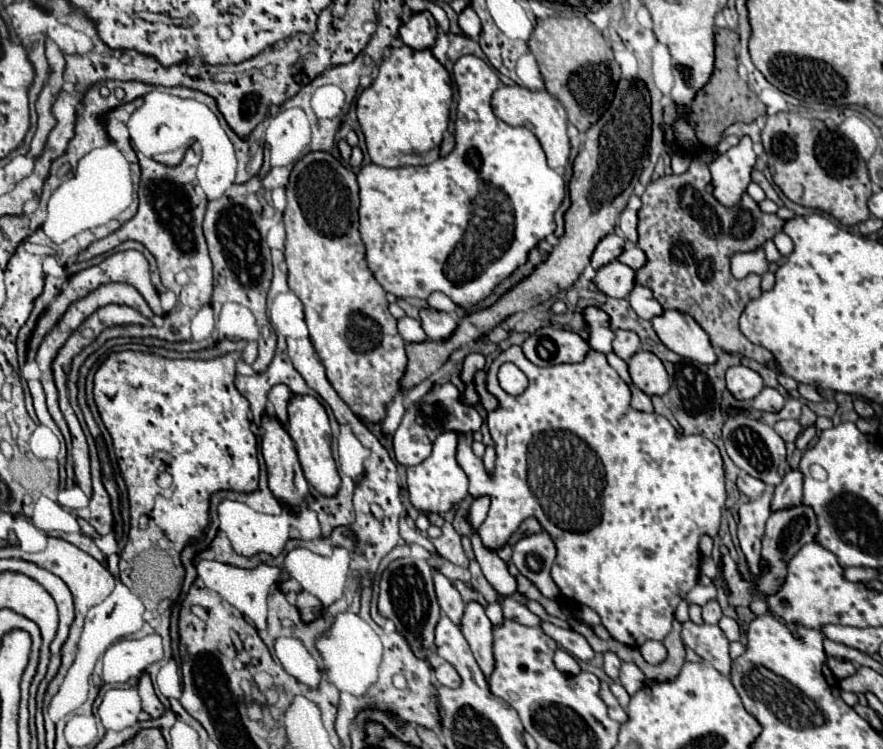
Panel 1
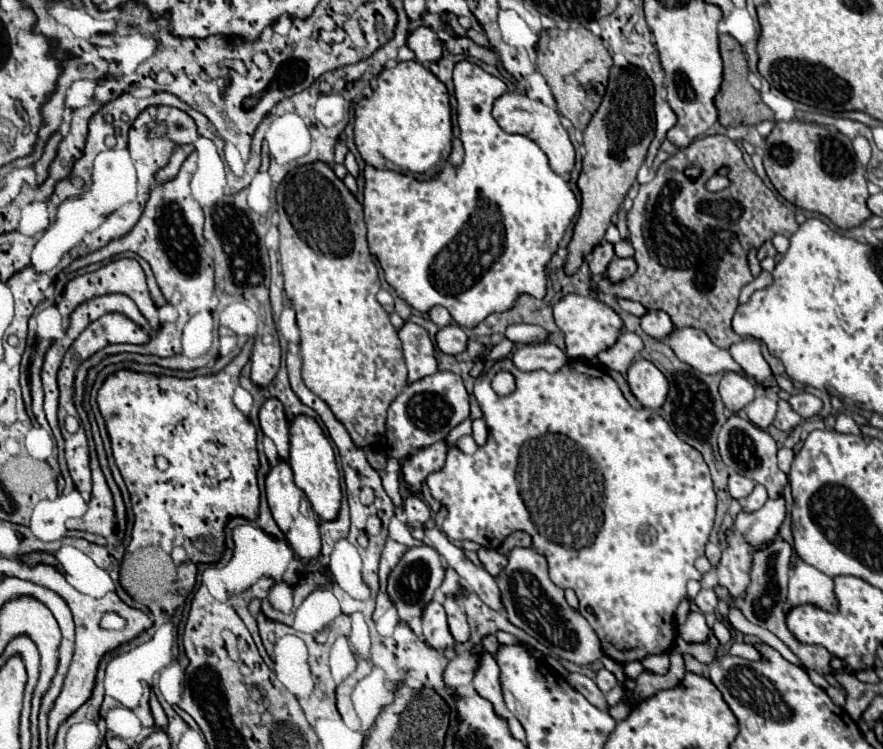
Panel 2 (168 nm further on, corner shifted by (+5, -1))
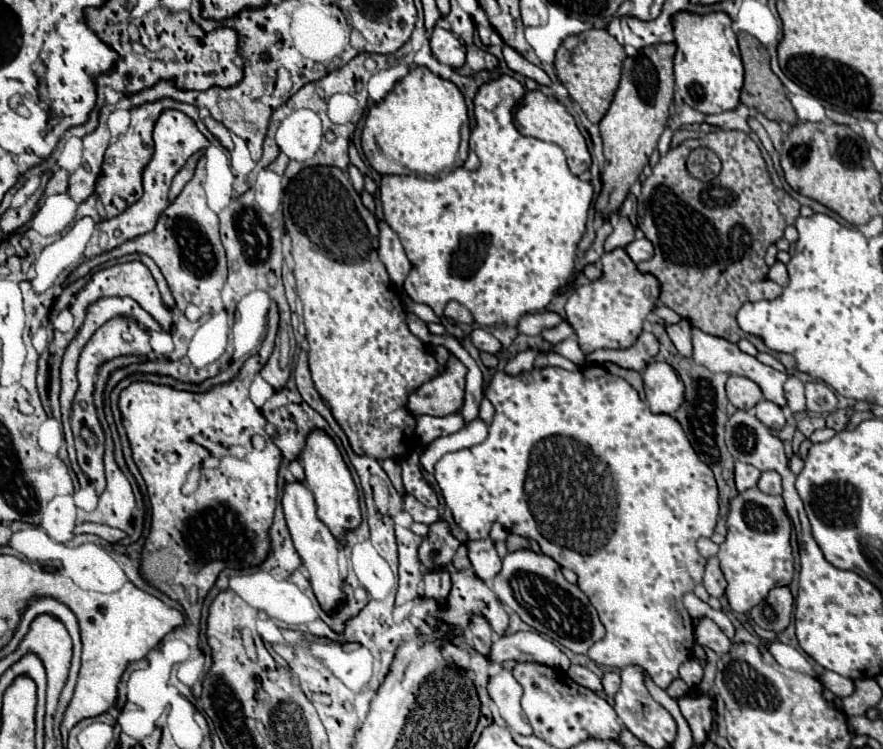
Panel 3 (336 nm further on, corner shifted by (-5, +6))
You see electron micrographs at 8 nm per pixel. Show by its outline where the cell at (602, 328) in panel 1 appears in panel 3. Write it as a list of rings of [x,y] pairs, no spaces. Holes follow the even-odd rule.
[[[614,249],[602,255],[602,277],[596,279],[591,285],[583,285],[572,292],[566,301],[566,321],[572,325],[574,333],[578,335],[580,349],[584,353],[592,353],[598,349],[626,349],[642,331],[642,323],[646,315],[654,309],[654,301],[658,299],[658,281],[650,275],[638,273],[634,261],[626,255],[624,249]]]

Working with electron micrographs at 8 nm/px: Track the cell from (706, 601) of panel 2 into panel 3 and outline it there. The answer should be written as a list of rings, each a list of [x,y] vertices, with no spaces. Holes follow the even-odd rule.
[[[712,557],[708,559],[706,563],[706,573],[704,573],[704,581],[702,585],[706,587],[706,591],[712,595],[712,597],[722,597],[724,591],[726,591],[726,579],[718,567],[718,557]]]

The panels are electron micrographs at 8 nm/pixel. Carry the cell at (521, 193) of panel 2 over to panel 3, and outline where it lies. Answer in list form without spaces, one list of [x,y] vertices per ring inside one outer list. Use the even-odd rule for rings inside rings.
[[[500,75],[498,79],[492,79],[488,83],[484,83],[474,97],[474,117],[476,117],[476,127],[470,135],[470,149],[478,155],[480,159],[480,169],[476,171],[468,171],[468,169],[456,169],[444,177],[438,179],[426,179],[426,177],[418,177],[418,175],[382,175],[380,181],[380,203],[382,203],[382,213],[384,213],[384,221],[390,225],[390,229],[400,237],[400,243],[406,251],[406,257],[412,265],[406,281],[404,281],[404,291],[410,295],[412,301],[416,303],[426,303],[428,307],[432,307],[432,311],[442,317],[442,311],[446,307],[448,301],[458,301],[462,303],[474,317],[474,321],[478,325],[506,325],[506,327],[516,327],[518,319],[526,313],[532,311],[542,311],[546,309],[546,305],[556,297],[556,293],[566,287],[572,271],[574,271],[574,257],[576,257],[576,245],[584,233],[586,227],[586,217],[588,217],[588,209],[594,197],[592,185],[586,181],[580,181],[576,175],[570,173],[568,165],[566,165],[566,157],[562,153],[562,149],[554,143],[544,143],[540,139],[534,137],[526,137],[522,135],[514,123],[512,123],[512,107],[516,101],[522,99],[522,95],[526,93],[526,89],[510,75]]]

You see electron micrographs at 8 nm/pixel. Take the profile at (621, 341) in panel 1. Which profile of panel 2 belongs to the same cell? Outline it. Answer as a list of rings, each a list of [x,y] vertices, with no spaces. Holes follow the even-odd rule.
[[[622,332],[618,342],[612,348],[598,354],[598,360],[604,366],[608,366],[610,370],[626,374],[626,370],[638,358],[642,348],[644,348],[644,344],[642,344],[640,336],[636,336],[634,332]]]

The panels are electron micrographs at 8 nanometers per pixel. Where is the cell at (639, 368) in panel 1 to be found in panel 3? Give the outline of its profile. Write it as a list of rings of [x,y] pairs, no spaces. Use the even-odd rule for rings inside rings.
[[[652,361],[642,371],[642,379],[644,379],[646,403],[652,413],[672,415],[678,409],[678,405],[682,405],[684,385],[672,365]]]

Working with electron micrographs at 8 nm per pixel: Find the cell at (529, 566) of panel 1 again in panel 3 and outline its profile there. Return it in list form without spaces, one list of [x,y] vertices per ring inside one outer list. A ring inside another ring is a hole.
[[[530,549],[508,553],[504,557],[502,571],[494,577],[492,589],[496,597],[516,611],[524,623],[572,653],[586,655],[588,649],[606,635],[606,629],[588,597],[576,585],[570,585],[564,579],[560,565],[544,553],[534,553]]]

